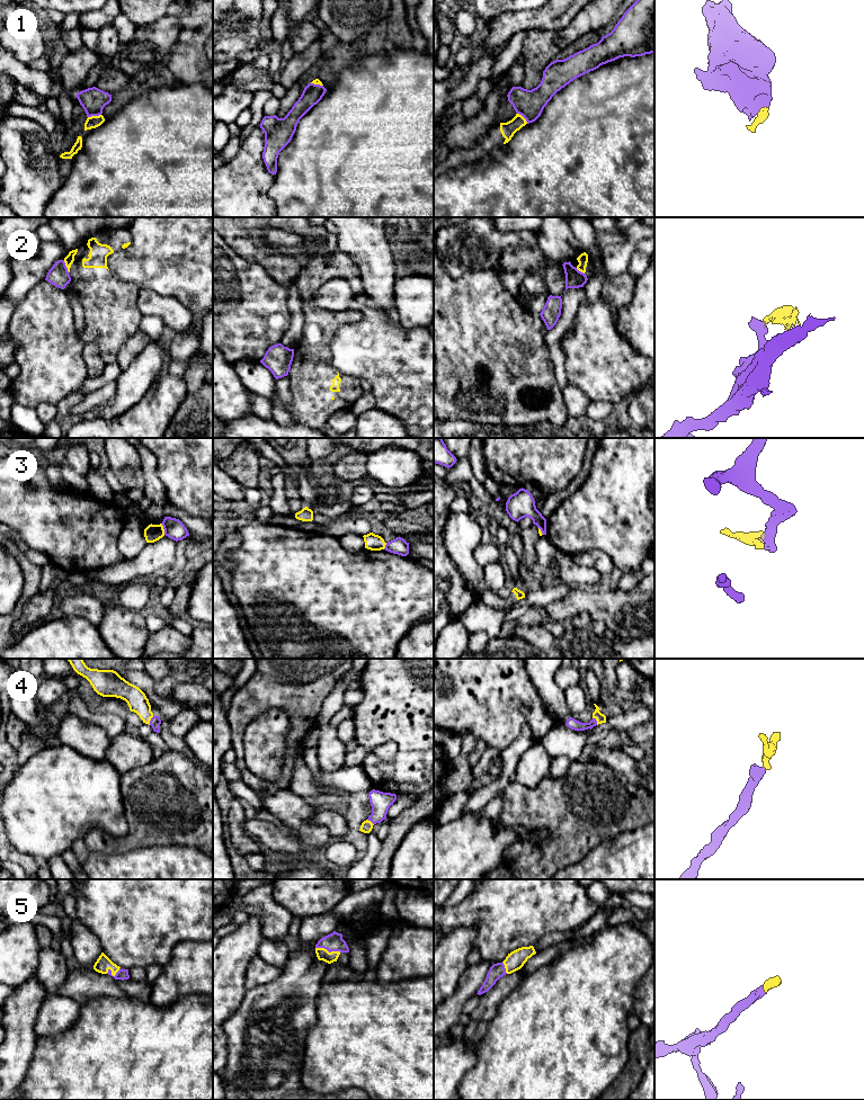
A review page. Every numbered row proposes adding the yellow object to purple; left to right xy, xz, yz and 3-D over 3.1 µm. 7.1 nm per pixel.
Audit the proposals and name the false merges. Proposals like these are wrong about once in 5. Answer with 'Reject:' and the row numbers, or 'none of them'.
Reject: 2, 3

